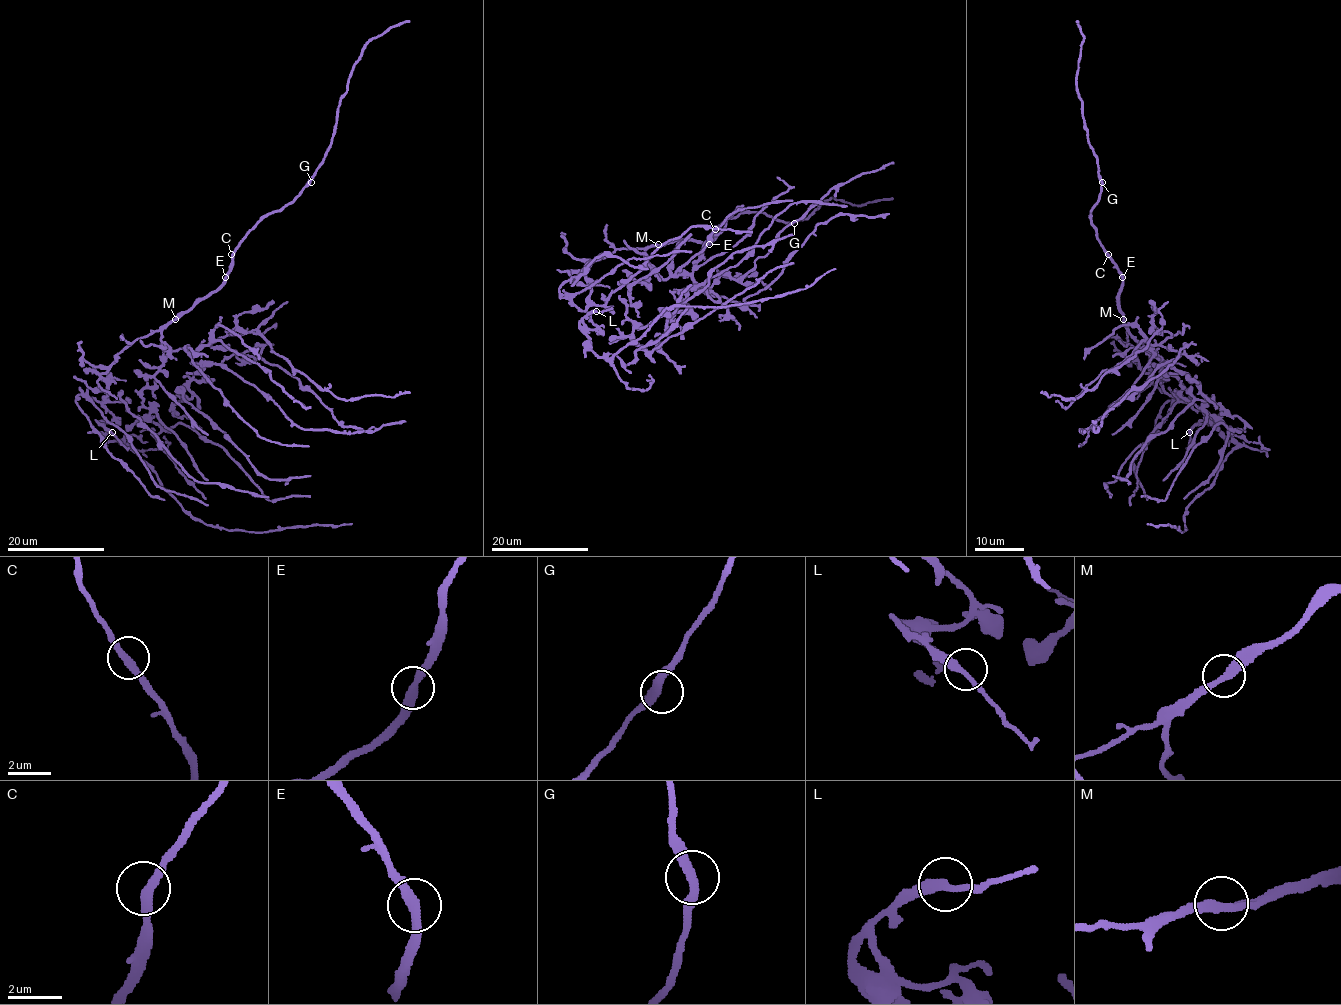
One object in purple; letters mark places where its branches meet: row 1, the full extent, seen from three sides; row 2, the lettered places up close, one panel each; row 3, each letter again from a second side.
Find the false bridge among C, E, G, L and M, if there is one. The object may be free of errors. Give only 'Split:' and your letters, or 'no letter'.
Split: no letter

